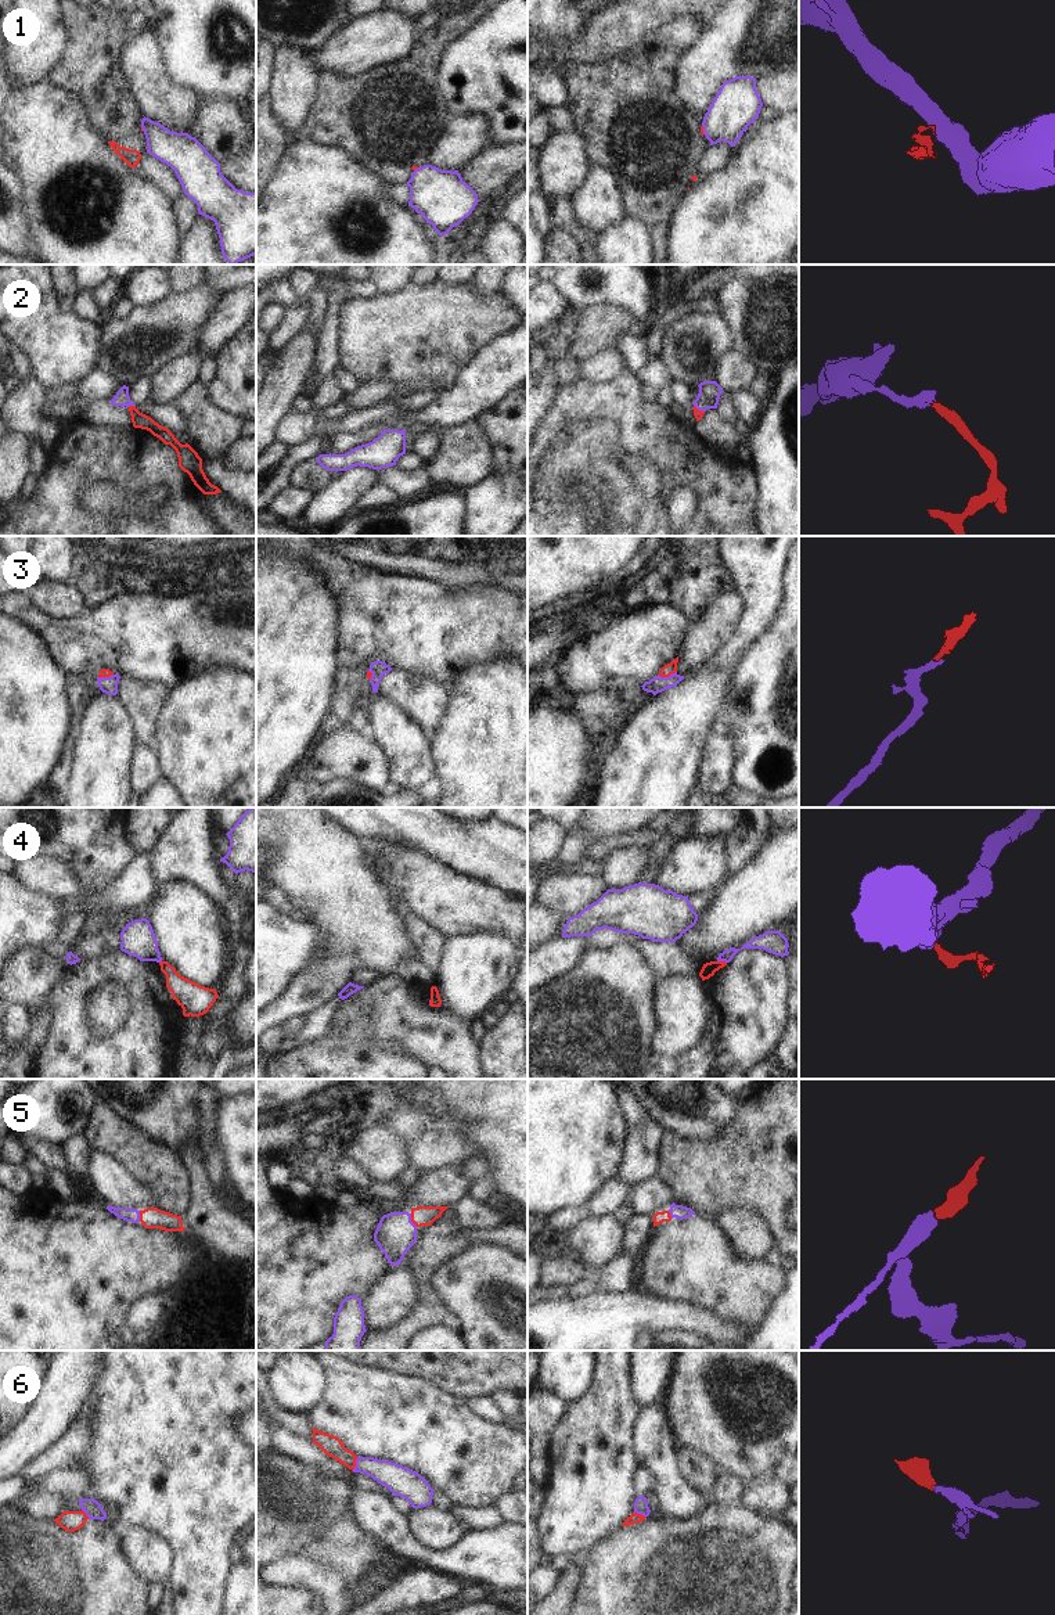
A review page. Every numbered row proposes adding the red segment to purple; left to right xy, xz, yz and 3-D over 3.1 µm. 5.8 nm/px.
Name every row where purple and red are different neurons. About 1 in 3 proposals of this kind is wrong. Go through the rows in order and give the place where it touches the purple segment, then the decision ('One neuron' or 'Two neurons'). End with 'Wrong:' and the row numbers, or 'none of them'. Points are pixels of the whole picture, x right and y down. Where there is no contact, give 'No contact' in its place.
1: Touches purple at yz (704, 129). Two neurons
2: Touches purple at xy (130, 405). One neuron
3: Touches purple at yz (666, 677). One neuron
4: Touches purple at yz (722, 960). Two neurons
5: Touches purple at xz (410, 1220). One neuron
6: Touches purple at xz (356, 1464). Two neurons
Wrong: 1, 4, 6

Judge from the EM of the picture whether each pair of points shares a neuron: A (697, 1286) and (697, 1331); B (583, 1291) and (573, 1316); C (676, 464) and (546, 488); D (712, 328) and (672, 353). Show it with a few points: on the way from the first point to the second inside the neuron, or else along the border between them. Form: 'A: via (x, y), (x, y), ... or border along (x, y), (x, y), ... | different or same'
A: border along (666, 1297), (727, 1320) | different
B: border along (596, 1290), (584, 1297), (573, 1298) | different
C: via (644, 464), (608, 466), (586, 488), (578, 488) | same
D: via (702, 338), (694, 341), (681, 352) | same

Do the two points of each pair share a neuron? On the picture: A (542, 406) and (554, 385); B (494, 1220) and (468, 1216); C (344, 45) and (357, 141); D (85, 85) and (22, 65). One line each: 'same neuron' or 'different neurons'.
A: same neuron
B: same neuron
C: different neurons
D: different neurons

